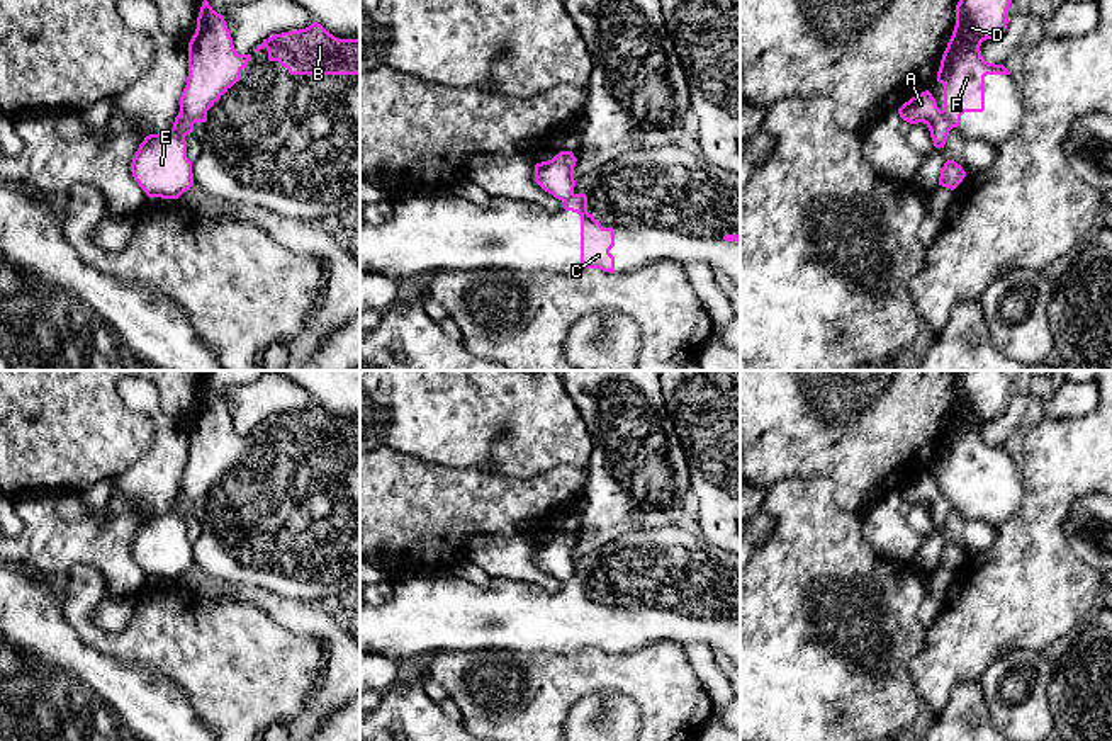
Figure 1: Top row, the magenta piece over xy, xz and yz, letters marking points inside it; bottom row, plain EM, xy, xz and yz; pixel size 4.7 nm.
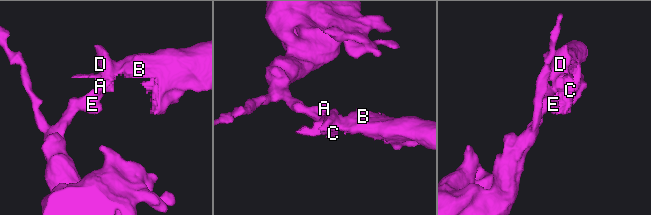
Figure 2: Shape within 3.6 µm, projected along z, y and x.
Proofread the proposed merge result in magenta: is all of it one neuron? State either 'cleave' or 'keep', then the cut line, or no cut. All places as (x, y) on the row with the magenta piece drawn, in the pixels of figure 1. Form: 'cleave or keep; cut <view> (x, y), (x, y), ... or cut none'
cleave; cut yz (943, 109), (953, 126)

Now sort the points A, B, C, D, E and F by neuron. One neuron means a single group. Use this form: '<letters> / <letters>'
A E / B C D F

